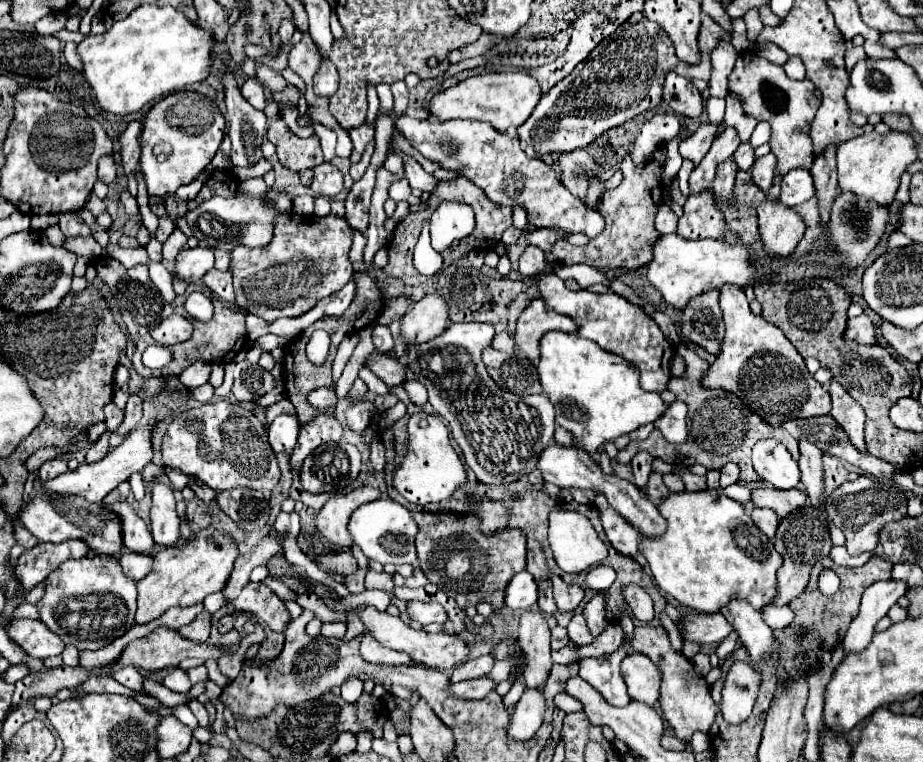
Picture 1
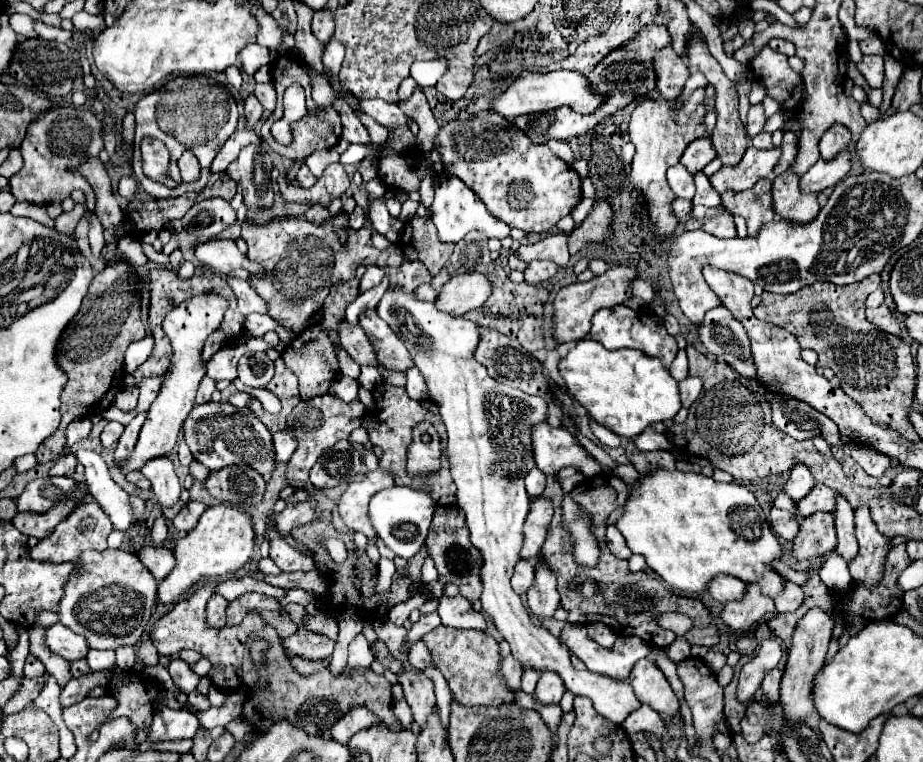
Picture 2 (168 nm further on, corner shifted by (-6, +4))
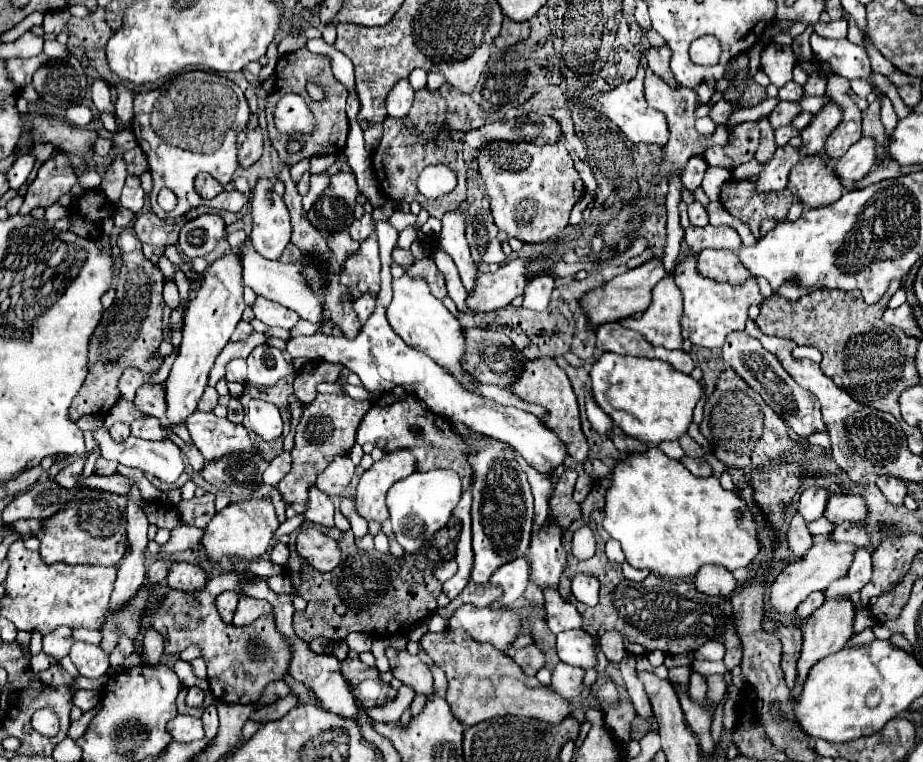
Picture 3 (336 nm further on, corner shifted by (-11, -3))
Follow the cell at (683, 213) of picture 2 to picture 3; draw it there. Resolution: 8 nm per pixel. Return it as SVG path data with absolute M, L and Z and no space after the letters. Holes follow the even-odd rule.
M696 200L688 206L688 216L690 216L692 226L706 226L708 224L708 212L706 212L706 208L700 202L696 202Z

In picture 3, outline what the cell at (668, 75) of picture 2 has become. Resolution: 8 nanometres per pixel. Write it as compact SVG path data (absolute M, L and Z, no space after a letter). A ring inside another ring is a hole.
M660 46L660 48L650 48L646 52L646 60L648 60L648 66L654 70L654 74L658 74L660 78L664 78L664 82L668 82L668 86L676 86L676 82L672 82L672 70L668 66L670 62L670 50L668 46Z

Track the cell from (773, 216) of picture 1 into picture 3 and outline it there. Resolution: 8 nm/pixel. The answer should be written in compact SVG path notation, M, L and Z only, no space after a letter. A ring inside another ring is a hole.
M820 154L804 156L790 172L788 186L806 206L826 206L842 196L842 180L824 162L826 158Z

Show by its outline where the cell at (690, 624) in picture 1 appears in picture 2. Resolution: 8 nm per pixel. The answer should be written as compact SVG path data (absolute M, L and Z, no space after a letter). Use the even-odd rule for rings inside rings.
M749 585L741 603L731 601L731 603L723 605L721 621L727 627L731 627L733 631L747 631L755 621L759 621L767 611L773 611L773 609L775 607L773 607L771 599L761 595L759 587Z

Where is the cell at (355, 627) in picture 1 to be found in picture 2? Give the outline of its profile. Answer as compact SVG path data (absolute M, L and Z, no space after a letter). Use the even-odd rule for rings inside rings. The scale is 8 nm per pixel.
M359 633L351 643L349 643L349 661L347 667L349 669L369 669L373 663L371 659L371 651L369 651L369 643L363 637L363 633Z

